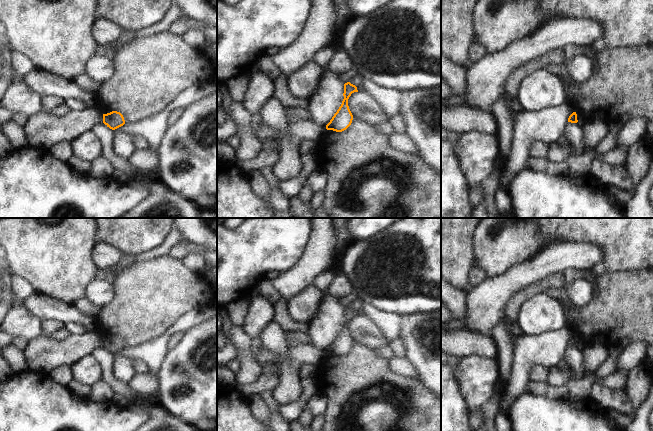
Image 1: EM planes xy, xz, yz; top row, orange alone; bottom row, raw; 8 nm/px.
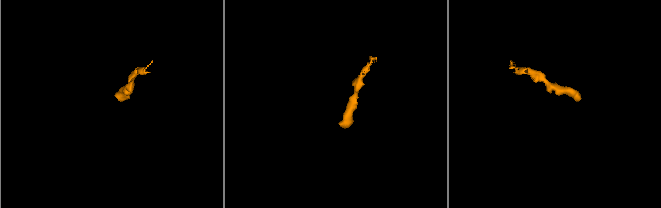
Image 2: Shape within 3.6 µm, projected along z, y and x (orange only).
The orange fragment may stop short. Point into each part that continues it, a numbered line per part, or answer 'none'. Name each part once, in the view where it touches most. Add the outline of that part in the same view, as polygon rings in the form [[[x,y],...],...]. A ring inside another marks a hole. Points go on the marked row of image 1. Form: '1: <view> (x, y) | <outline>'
none

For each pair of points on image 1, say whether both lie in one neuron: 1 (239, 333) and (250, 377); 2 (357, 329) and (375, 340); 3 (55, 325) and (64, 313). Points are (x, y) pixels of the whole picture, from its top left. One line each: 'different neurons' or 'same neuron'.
1: same neuron
2: same neuron
3: different neurons

